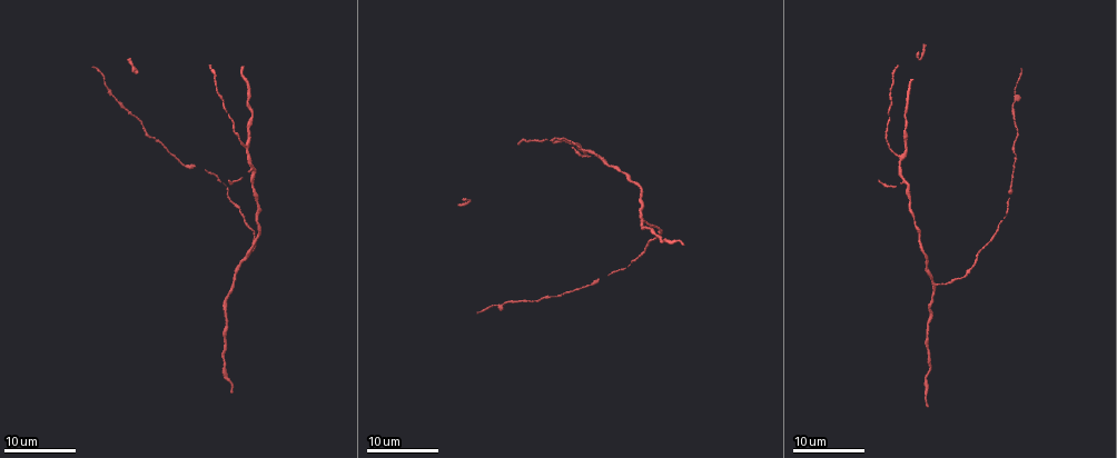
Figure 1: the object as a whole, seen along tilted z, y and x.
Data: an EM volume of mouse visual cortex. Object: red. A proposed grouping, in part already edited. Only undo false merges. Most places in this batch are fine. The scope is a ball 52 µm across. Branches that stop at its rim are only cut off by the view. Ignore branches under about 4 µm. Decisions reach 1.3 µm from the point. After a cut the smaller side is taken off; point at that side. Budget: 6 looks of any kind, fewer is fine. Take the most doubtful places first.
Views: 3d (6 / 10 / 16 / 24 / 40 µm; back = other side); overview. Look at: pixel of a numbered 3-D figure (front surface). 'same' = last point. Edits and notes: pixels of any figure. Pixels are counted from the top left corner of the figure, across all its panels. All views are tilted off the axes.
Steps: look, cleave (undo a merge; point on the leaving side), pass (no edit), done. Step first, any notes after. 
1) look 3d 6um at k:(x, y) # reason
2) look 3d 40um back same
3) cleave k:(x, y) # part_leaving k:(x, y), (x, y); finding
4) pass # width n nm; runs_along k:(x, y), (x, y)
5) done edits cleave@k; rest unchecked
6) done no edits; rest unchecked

look 3d 16um at 1:(936, 287) # three arms meet

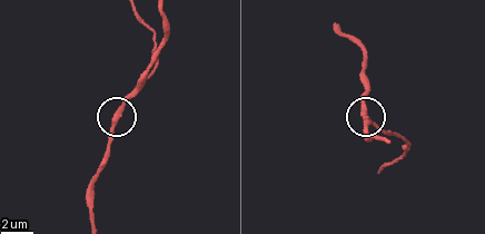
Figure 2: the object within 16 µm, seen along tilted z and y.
look 3d 6um at 2:(118, 112)

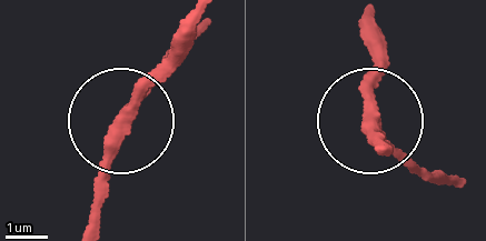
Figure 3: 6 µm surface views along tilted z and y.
pass # side_arm 20 um; runs_along 3:(179, 34), (178, 61), (119, 134), (93, 217); one neuron here

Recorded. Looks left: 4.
look 3d 24um at 1:(582, 149) # a fork

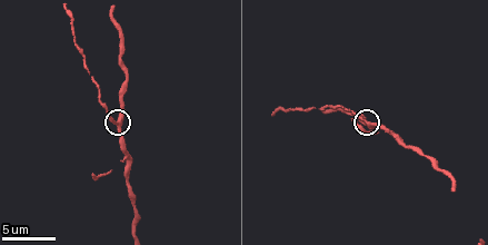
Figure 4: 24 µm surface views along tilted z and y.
look 3d 10um at 4:(366, 124)

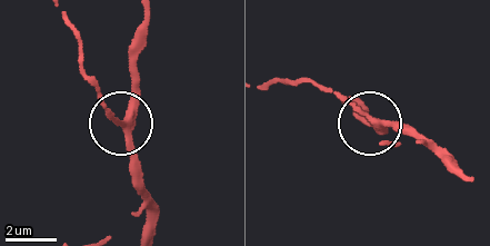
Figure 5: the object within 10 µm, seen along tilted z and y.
pass # arms 3; one neuron here

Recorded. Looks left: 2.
look 3d 6um at 4:(426, 156) # narrows sharply

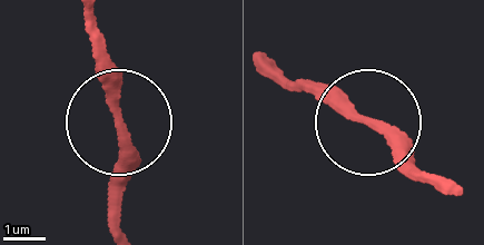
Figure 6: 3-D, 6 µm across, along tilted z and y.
pass # runs_along 6:(440, 186), (314, 85), (285, 74); one neuron here

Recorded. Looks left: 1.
done no edits; rest unchecked

